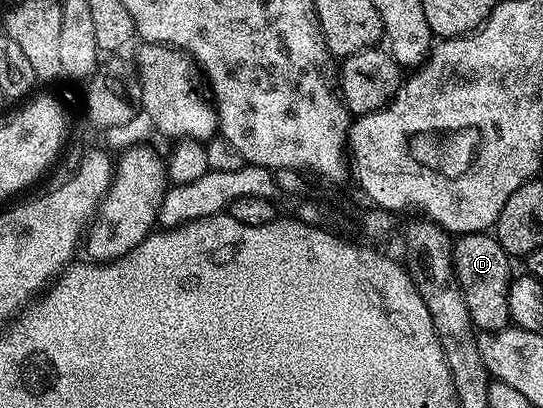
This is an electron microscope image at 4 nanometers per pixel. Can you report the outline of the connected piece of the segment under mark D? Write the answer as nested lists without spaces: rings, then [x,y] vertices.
[[[478,231],[461,235],[454,240],[455,272],[465,293],[465,305],[469,305],[469,317],[480,332],[501,331],[511,323],[509,313],[509,289],[513,278],[512,260],[507,250],[495,239],[494,234]]]

